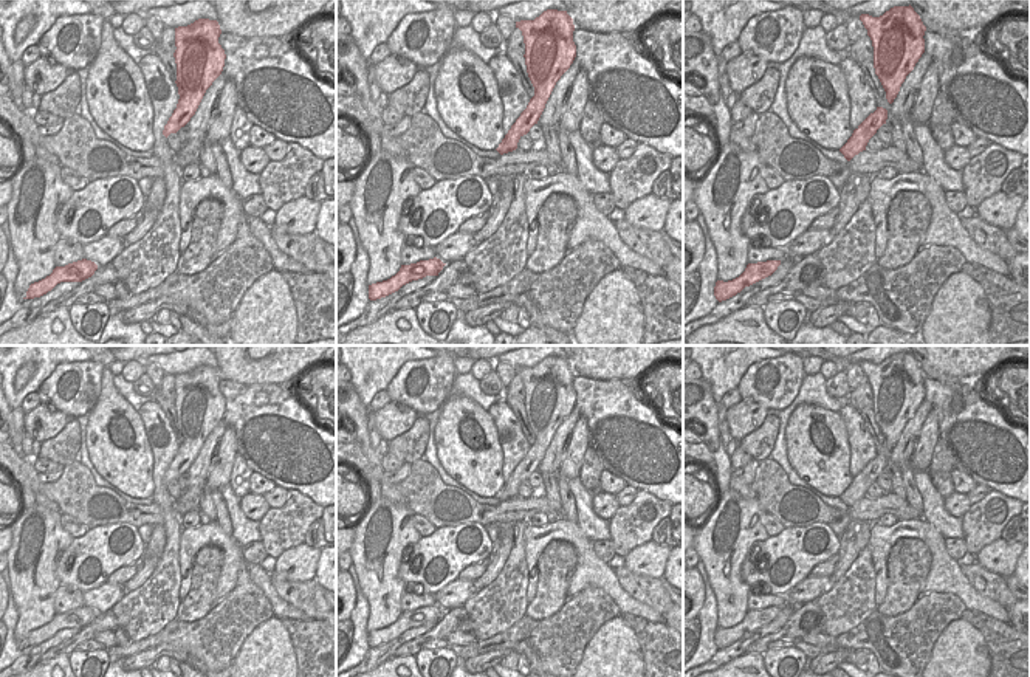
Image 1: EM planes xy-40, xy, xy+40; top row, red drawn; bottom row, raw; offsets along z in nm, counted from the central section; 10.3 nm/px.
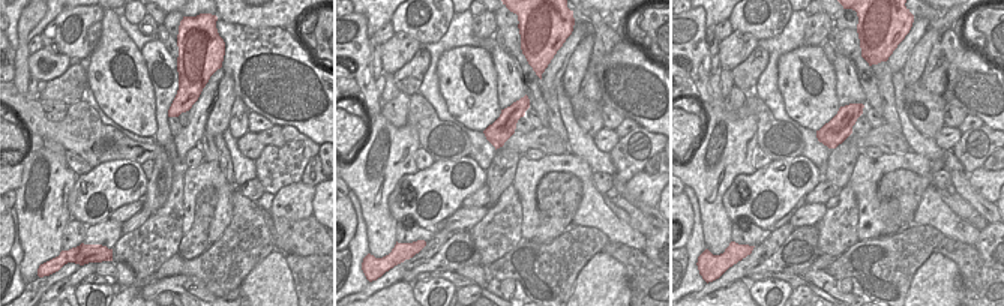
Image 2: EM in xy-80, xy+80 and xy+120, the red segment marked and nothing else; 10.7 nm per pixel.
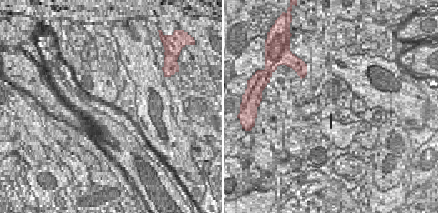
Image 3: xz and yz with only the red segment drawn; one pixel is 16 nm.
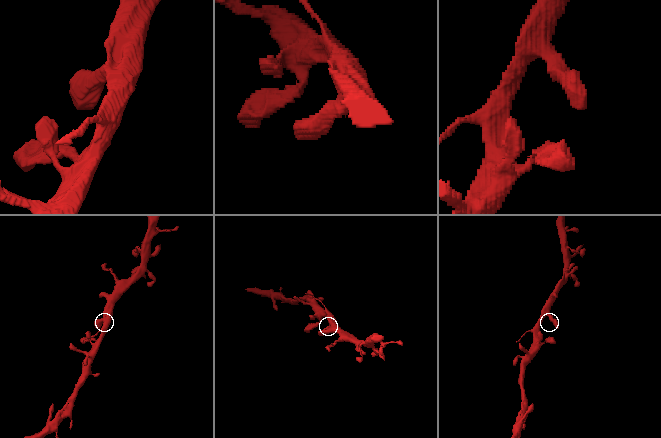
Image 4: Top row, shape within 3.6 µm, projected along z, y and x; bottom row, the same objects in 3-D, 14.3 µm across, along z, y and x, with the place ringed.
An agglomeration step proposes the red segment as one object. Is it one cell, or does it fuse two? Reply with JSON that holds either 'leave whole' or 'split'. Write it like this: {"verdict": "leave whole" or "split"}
{"verdict": "leave whole"}

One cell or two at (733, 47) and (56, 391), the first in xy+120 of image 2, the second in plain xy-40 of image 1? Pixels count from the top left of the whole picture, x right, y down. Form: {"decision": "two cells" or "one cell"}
{"decision": "two cells"}

